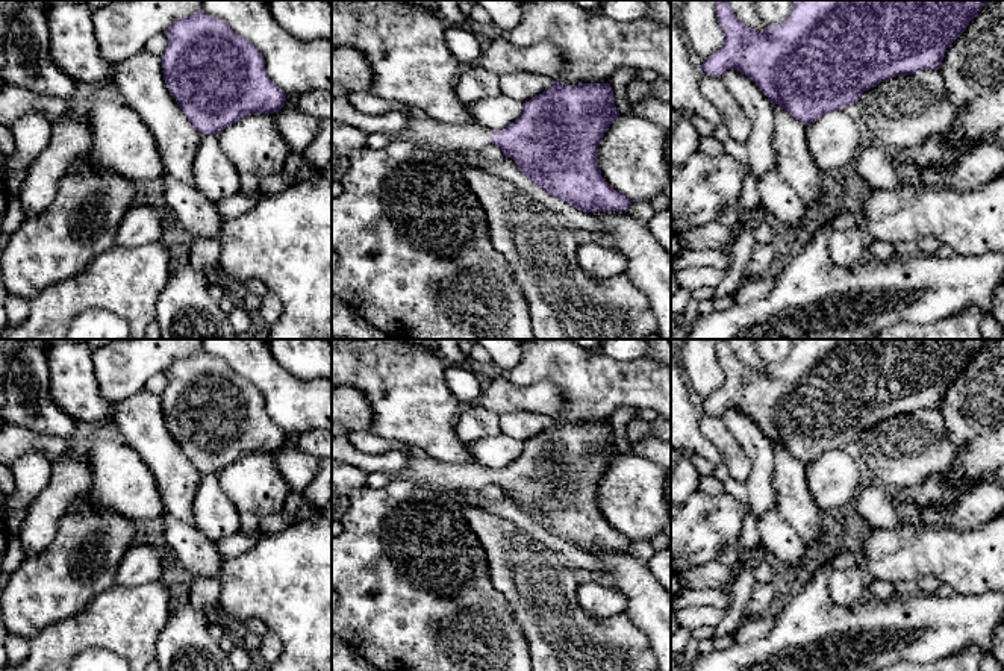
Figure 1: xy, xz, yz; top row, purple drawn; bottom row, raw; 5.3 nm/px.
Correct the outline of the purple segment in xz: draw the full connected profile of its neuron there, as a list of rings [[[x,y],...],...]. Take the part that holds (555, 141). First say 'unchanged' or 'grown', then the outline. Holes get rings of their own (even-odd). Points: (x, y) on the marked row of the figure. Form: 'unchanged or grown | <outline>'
grown | [[[554,80],[553,86],[532,100],[522,103],[521,117],[503,130],[488,132],[477,124],[442,124],[430,117],[410,112],[407,127],[403,139],[412,142],[429,144],[436,148],[448,151],[475,153],[479,147],[489,142],[498,145],[506,158],[518,162],[518,170],[525,174],[535,185],[542,188],[547,194],[565,200],[572,208],[583,212],[604,212],[604,211],[628,211],[631,200],[613,189],[601,176],[598,167],[598,147],[609,130],[610,124],[619,117],[615,106],[615,97],[610,83],[580,83],[568,85]]]

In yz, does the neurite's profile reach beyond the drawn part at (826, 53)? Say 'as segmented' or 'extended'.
as segmented

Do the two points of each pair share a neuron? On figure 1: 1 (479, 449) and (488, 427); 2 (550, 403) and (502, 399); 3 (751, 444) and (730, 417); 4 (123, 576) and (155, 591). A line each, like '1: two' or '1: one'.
1: two
2: one
3: one
4: two

